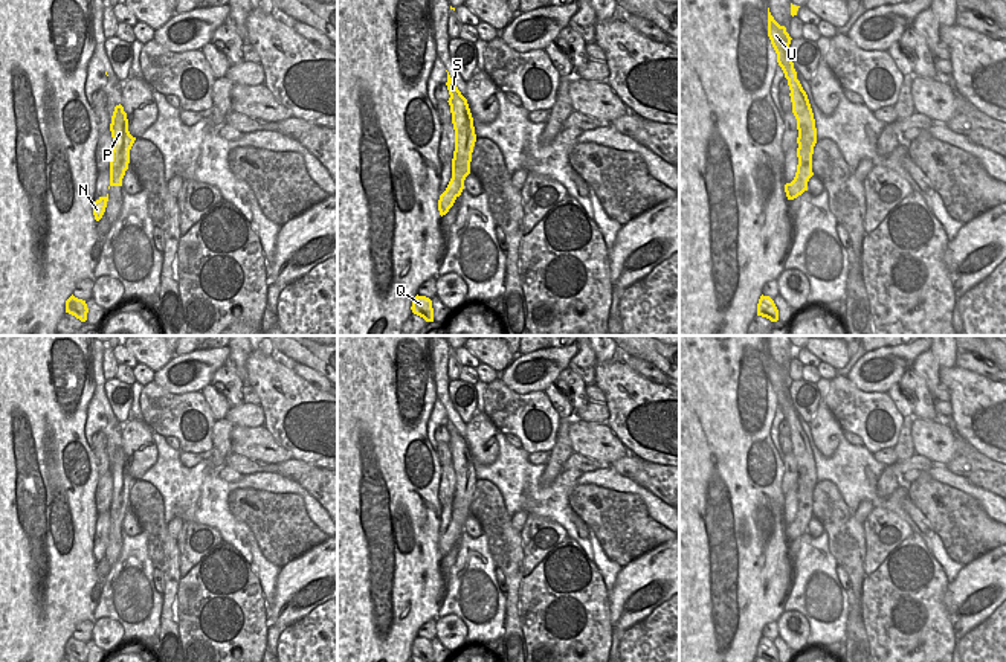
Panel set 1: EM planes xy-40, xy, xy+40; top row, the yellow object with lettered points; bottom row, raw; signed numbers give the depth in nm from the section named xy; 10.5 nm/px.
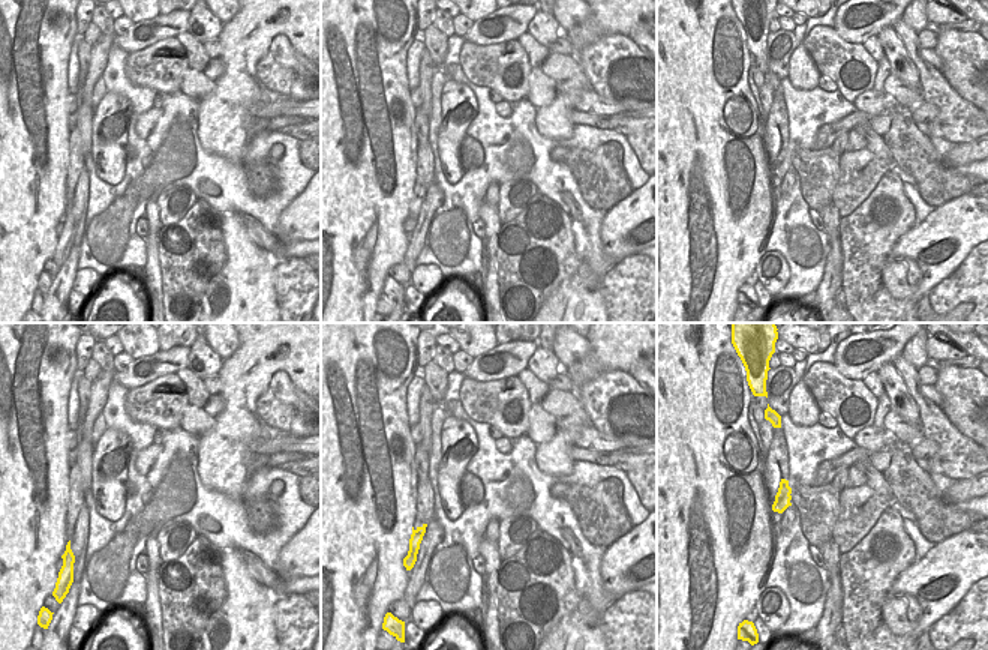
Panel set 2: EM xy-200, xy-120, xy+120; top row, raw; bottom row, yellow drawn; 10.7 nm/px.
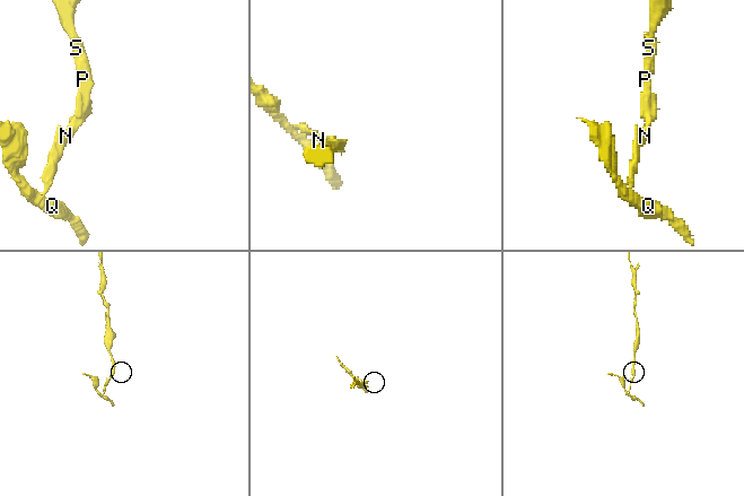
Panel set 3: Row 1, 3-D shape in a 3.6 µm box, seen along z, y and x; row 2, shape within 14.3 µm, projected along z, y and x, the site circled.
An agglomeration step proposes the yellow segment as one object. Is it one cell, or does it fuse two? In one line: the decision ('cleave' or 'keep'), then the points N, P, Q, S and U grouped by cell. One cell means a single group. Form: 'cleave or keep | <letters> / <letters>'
cleave | N Q / P S U

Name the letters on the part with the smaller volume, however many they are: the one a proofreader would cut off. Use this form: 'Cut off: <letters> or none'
Cut off: N, Q

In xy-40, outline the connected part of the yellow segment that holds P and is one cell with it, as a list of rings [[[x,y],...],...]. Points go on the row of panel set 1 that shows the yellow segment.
[[[114,107],[110,131],[113,137],[113,151],[110,160],[110,186],[122,186],[122,178],[130,163],[130,149],[136,140],[128,131],[128,119],[124,107]]]

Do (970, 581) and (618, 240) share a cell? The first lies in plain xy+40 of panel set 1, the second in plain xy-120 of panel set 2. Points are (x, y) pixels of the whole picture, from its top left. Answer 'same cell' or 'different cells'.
same cell

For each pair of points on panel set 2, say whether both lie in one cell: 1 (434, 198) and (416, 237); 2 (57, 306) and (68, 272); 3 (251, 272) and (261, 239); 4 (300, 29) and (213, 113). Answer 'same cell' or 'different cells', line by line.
1: same cell
2: same cell
3: different cells
4: same cell

